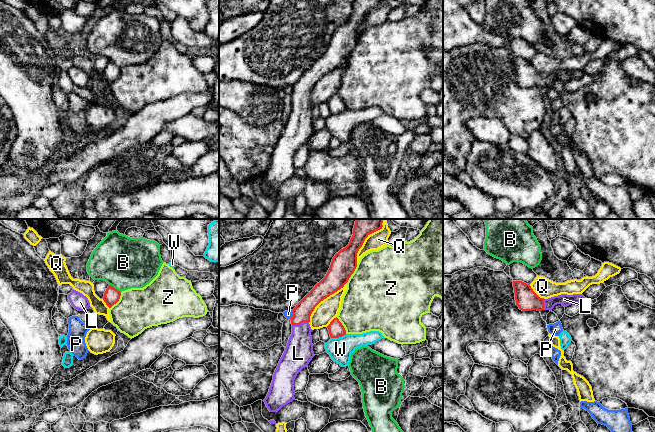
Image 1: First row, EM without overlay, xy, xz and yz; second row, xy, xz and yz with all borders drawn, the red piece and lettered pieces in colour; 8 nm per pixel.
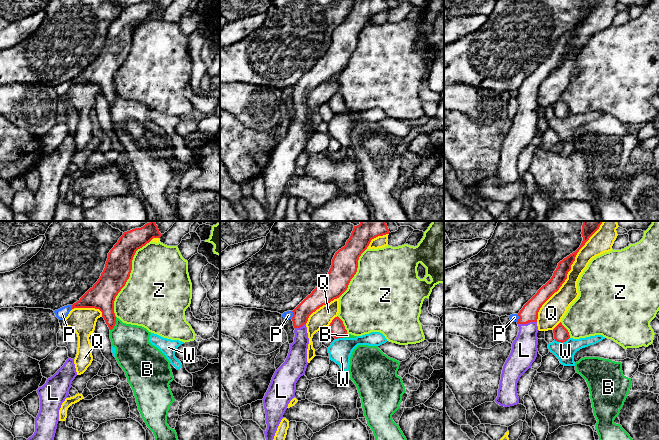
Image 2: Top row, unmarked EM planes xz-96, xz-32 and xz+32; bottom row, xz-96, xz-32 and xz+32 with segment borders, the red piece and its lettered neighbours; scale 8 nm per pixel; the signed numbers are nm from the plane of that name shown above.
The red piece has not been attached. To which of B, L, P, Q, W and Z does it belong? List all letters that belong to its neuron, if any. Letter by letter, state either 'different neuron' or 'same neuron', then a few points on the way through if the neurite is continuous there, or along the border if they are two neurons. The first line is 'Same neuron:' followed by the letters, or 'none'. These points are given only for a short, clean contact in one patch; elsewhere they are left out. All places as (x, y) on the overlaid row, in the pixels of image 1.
Same neuron: L
B: different neuron
L: same neuron | across xz (301, 313), (300, 323), (298, 353)
P: different neuron | along xz (292, 310), (290, 319)
Q: different neuron
W: different neuron | along xz (346, 334), (331, 338)
Z: different neuron

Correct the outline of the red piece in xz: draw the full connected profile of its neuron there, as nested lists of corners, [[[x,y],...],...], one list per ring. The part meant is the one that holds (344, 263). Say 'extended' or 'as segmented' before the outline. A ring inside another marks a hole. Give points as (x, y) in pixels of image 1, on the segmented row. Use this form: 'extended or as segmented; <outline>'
extended; [[[356,219],[349,244],[335,254],[326,276],[292,310],[292,334],[264,399],[270,412],[278,412],[295,400],[294,380],[315,356],[310,316],[321,301],[348,282],[357,267],[359,249],[370,234],[382,229],[382,223],[383,219]]]

